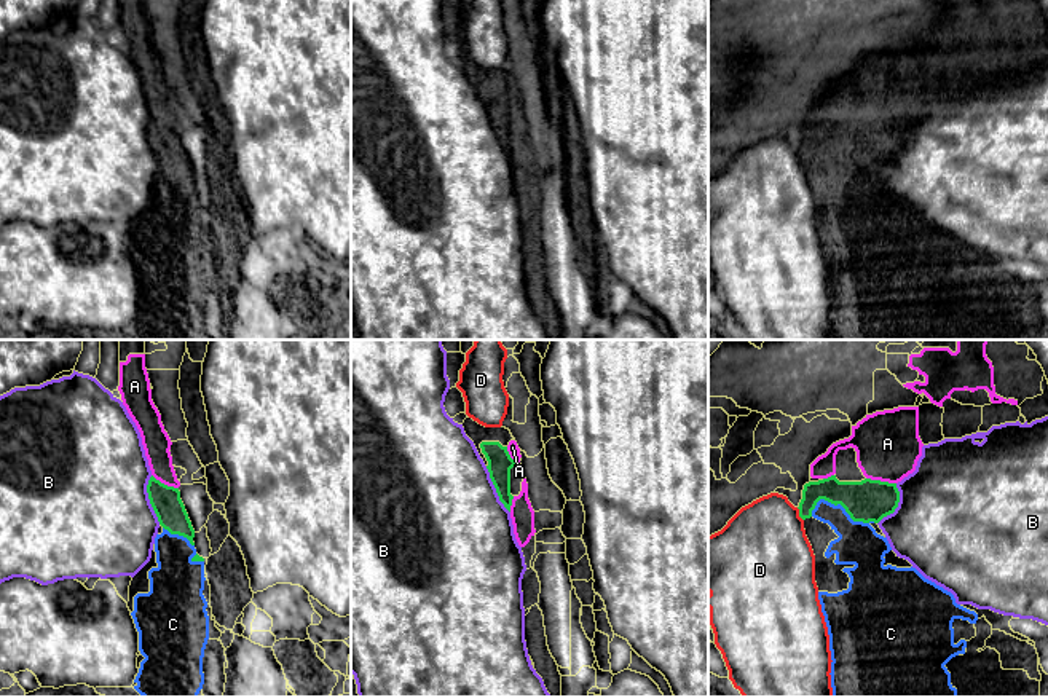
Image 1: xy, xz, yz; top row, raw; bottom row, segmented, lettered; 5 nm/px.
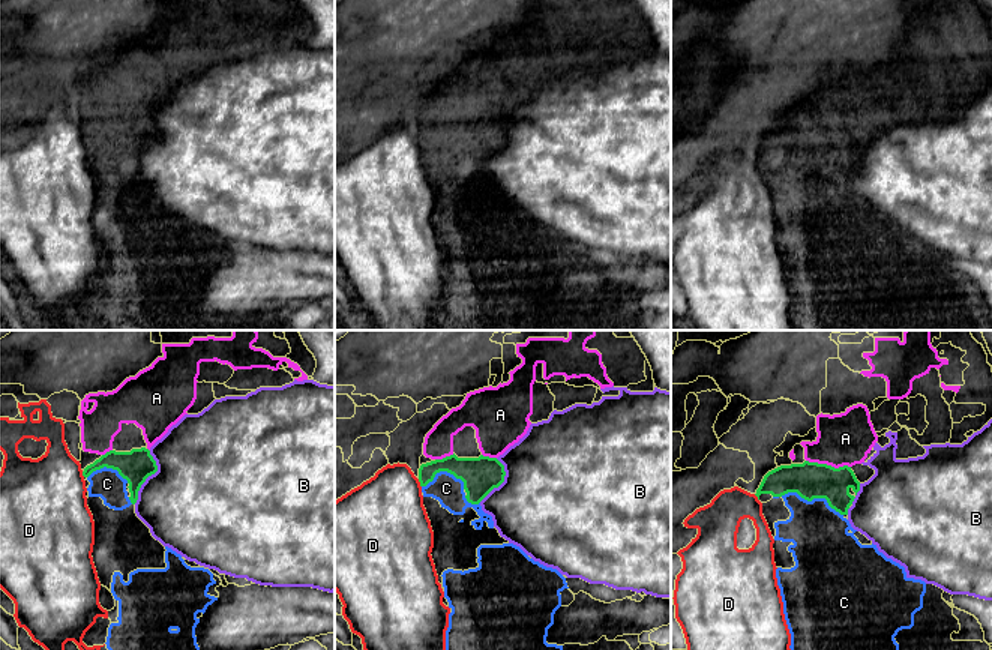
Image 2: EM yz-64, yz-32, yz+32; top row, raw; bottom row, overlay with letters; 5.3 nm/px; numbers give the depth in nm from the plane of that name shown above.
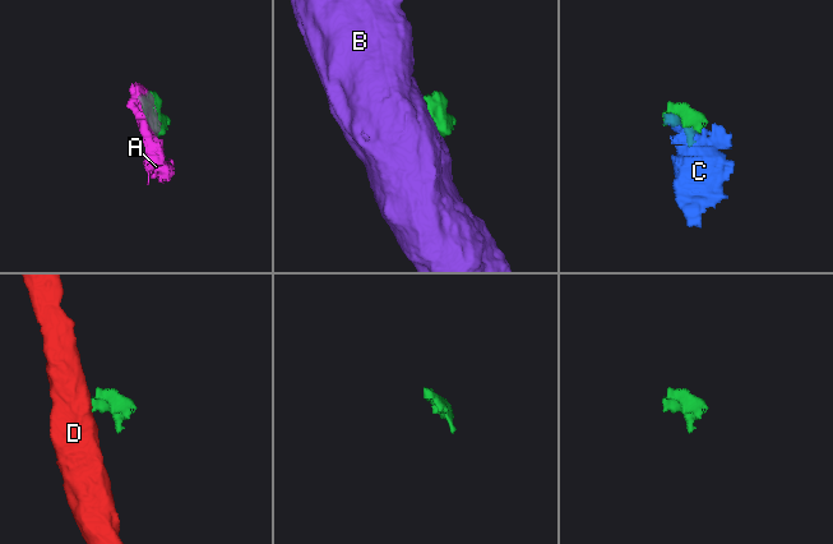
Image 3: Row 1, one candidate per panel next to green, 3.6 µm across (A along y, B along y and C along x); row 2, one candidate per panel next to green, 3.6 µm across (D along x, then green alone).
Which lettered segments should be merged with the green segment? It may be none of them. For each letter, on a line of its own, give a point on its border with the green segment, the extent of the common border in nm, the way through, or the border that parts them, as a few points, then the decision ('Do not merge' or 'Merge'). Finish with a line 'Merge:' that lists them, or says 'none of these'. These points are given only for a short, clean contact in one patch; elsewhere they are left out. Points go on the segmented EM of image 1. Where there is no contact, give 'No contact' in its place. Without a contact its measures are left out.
A: Touches green at yz (879, 480). Shared border 160 nm. Merge
B: Touches green at xy (149, 498). Shared border 260 nm. Do not merge
C: Touches green at yz (843, 506). Shared border 340 nm. Merge
D: Touches green at yz (799, 514). Shared border 80 nm. Boundary: yz (796, 507), (803, 520). Do not merge
Merge: A, C

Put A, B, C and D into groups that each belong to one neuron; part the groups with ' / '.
A C / B / D

